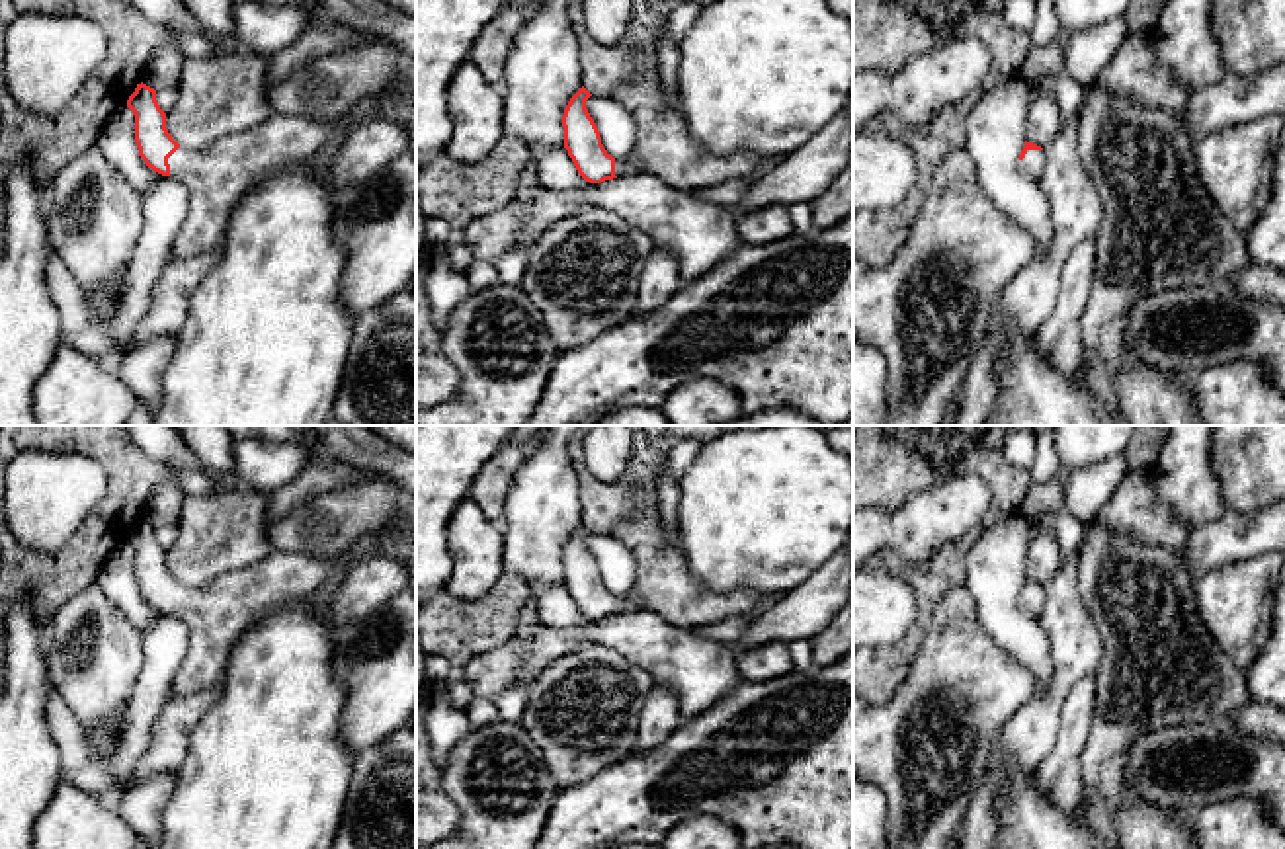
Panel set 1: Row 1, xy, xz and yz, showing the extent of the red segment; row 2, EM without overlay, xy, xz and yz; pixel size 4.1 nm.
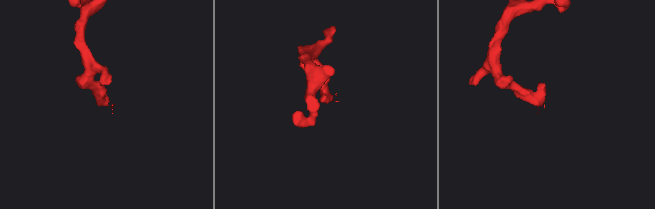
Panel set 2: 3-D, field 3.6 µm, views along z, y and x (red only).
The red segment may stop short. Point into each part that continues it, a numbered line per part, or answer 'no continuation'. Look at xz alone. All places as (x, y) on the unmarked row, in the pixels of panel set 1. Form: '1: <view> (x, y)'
1: xz (664, 584)

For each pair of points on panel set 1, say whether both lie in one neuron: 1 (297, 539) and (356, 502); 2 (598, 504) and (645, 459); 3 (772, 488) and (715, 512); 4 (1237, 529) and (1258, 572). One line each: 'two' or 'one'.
1: one
2: one
3: one
4: two

